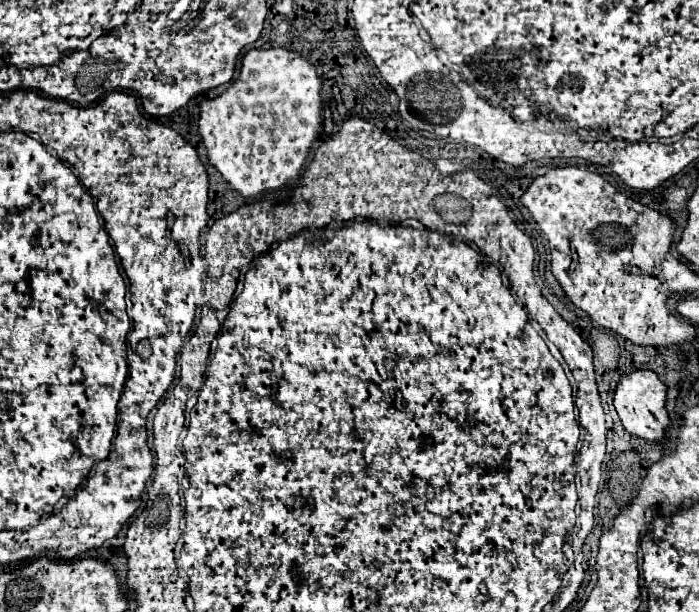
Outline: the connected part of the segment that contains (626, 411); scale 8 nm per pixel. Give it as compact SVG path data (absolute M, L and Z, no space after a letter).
M630 371L620 377L618 387L616 387L616 395L614 395L614 409L620 415L622 425L628 433L638 435L646 441L660 441L664 437L668 423L670 423L664 403L666 403L666 385L656 377L656 373Z

